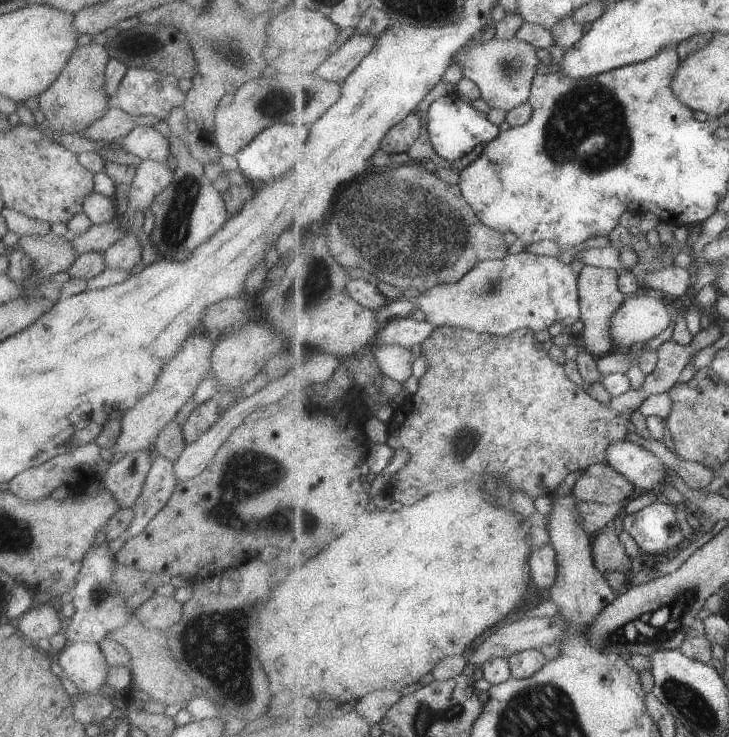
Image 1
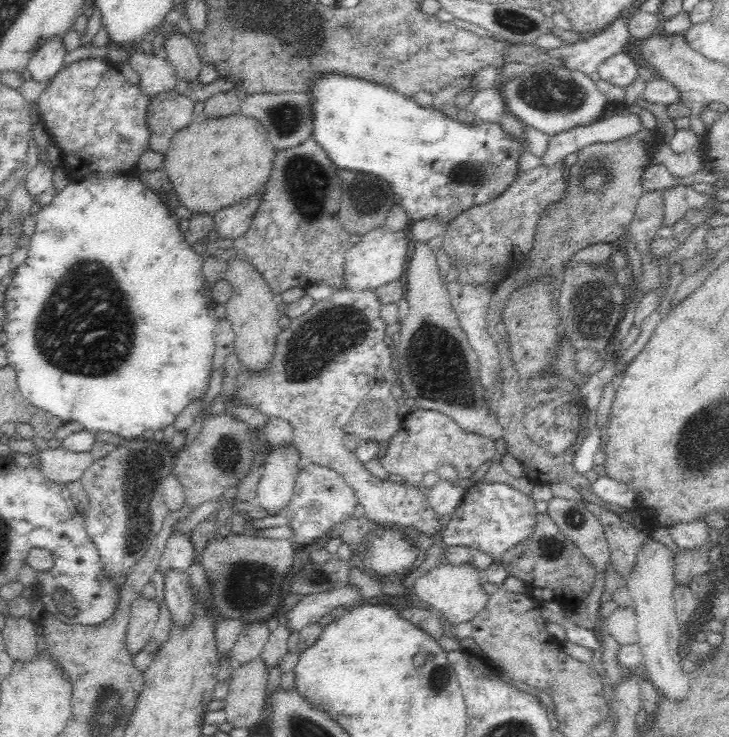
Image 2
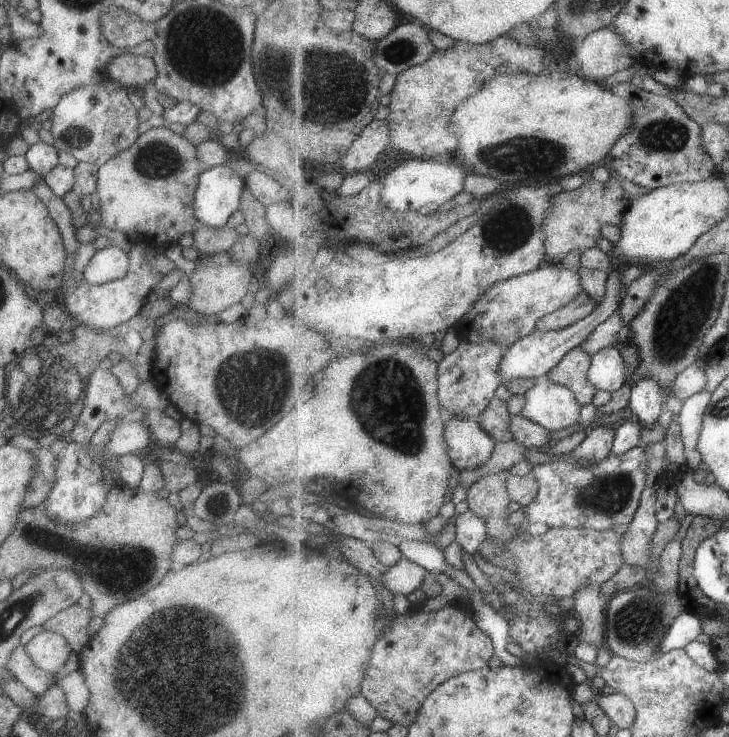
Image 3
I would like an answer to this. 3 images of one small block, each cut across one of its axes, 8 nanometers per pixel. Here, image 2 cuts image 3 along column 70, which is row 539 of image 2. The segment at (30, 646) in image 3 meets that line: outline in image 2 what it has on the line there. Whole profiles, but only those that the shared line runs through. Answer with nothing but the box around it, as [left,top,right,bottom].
[626,534,690,700]

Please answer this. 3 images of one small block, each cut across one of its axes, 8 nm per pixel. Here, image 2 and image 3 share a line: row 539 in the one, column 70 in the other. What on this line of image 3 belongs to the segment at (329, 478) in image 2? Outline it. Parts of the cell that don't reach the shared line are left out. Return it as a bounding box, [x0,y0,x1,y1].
[65,242,164,332]

